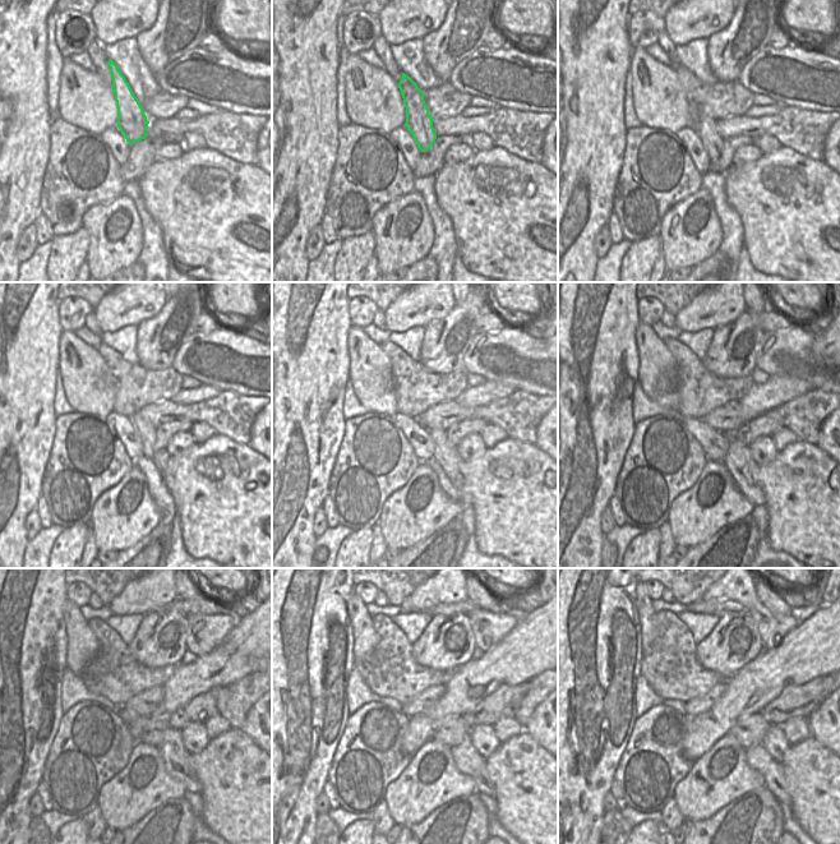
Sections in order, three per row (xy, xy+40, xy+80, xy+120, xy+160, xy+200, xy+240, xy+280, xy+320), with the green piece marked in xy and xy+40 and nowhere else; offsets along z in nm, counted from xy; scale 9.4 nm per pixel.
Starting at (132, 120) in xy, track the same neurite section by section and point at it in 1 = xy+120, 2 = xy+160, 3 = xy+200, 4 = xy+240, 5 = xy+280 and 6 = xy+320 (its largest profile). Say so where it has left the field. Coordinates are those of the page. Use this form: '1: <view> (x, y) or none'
1: xy+120 (147, 433)
2: xy+160 (450, 460)
3: xy+200 (746, 473)
4: xy+240 (178, 760)
5: xy+280 (467, 760)
6: xy+320 (757, 757)

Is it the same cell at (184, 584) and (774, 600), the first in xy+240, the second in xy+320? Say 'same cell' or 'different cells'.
same cell

